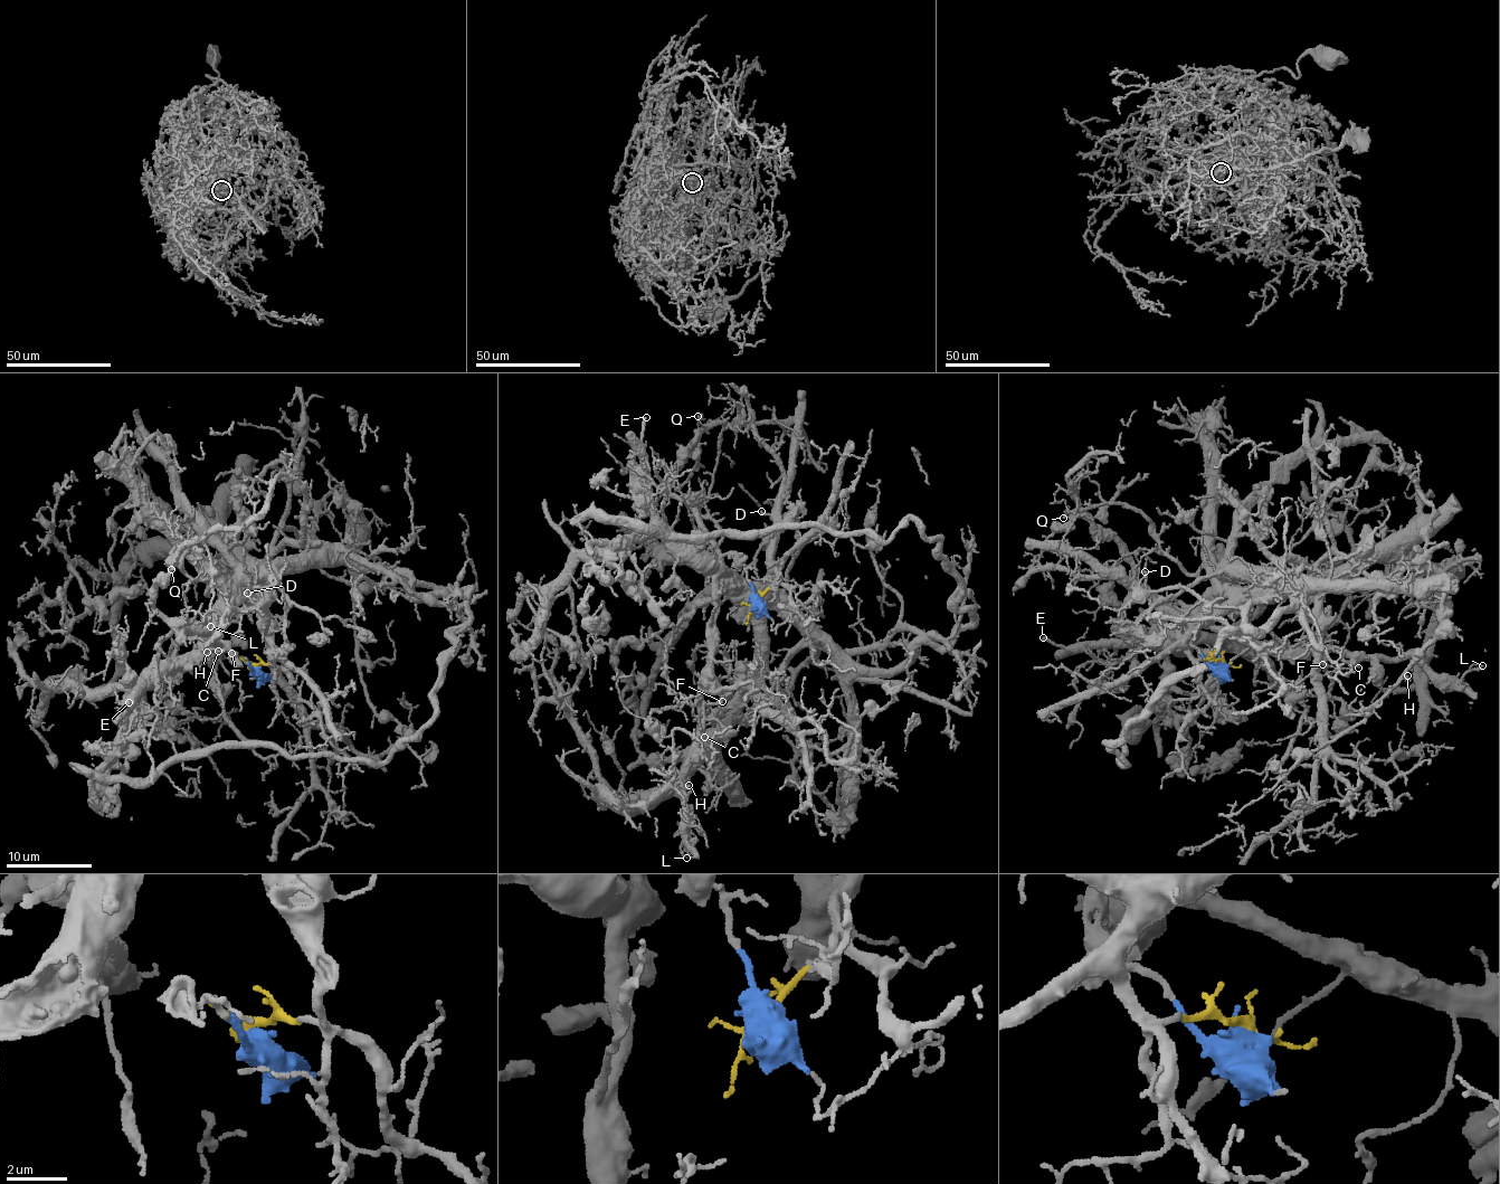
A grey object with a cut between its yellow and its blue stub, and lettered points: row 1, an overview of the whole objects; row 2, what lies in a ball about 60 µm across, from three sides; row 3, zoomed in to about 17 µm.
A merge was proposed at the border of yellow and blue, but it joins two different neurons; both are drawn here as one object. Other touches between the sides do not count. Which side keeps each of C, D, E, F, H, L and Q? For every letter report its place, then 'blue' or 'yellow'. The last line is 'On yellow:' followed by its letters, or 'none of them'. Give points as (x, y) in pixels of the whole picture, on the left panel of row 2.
C: at (218, 651); blue
D: at (247, 593); yellow
E: at (129, 702); blue
F: at (231, 653); blue
H: at (207, 652); blue
L: at (210, 626); blue
Q: at (171, 569); blue
On yellow: D

